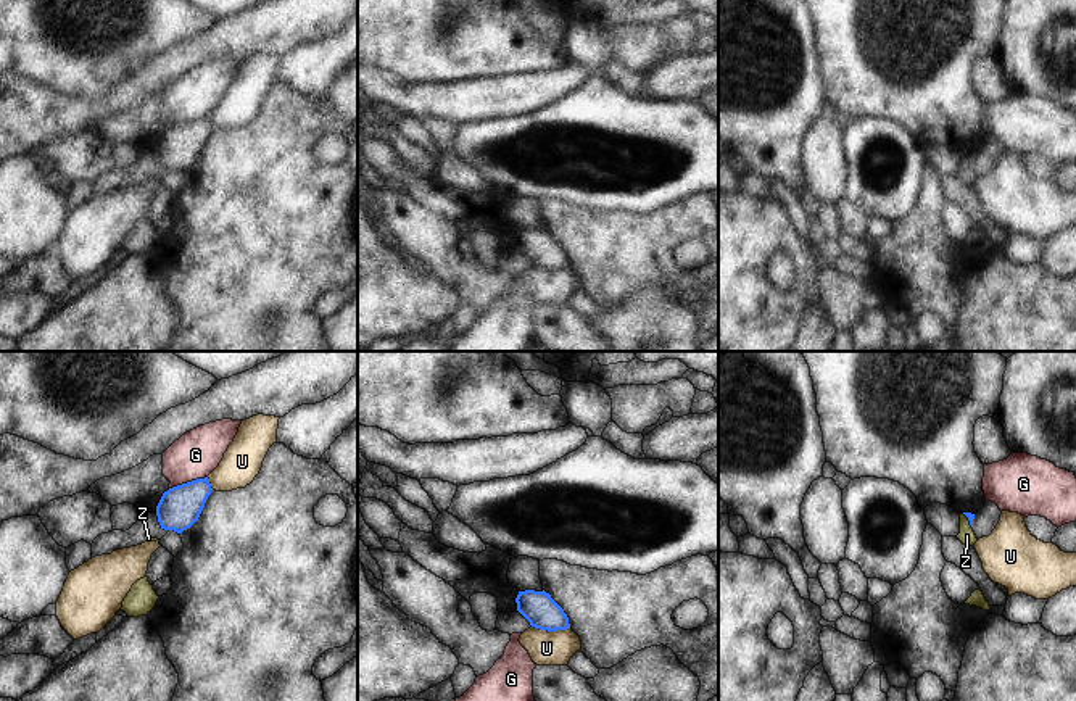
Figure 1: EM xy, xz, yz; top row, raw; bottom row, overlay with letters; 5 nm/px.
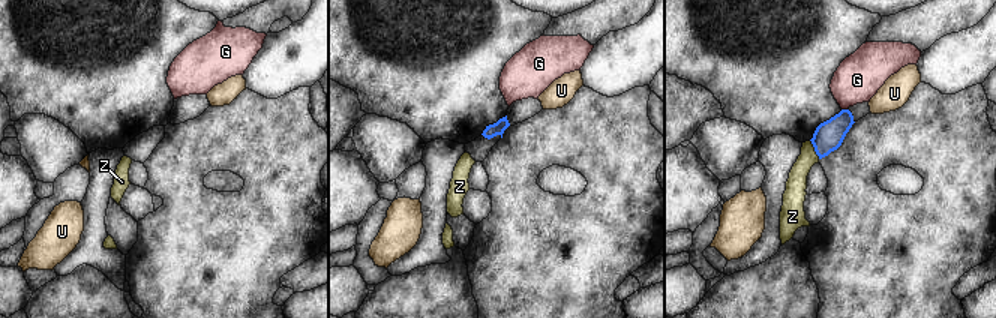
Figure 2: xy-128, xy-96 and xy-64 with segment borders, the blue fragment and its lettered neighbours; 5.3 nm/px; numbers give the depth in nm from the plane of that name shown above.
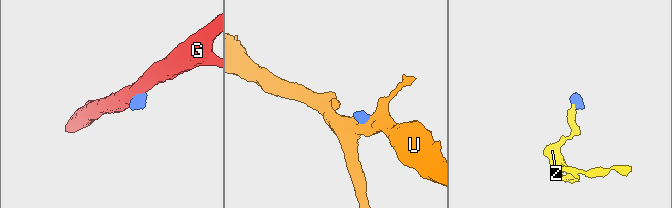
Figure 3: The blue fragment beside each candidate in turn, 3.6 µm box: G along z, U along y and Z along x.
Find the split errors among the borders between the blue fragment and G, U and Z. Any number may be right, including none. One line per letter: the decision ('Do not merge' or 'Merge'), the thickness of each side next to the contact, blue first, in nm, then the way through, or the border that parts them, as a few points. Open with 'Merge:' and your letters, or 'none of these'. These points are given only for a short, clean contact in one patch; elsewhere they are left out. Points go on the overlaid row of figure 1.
Merge: Z
G: Do not merge. Thickness 220 nm (blue) against 240 nm. Boundary: xy (206, 476), (173, 485), (168, 490)
U: Do not merge. Thickness 170 nm (blue) against 180 nm. Boundary: xz (532, 626), (542, 630), (569, 629)
Z: Merge. Thickness 40 nm (blue) against 80 nm. Path across: yz (970, 516), (968, 519), (967, 535)

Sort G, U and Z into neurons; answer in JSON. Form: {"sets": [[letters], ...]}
{"sets": [["G"], ["U"], ["Z"]]}

